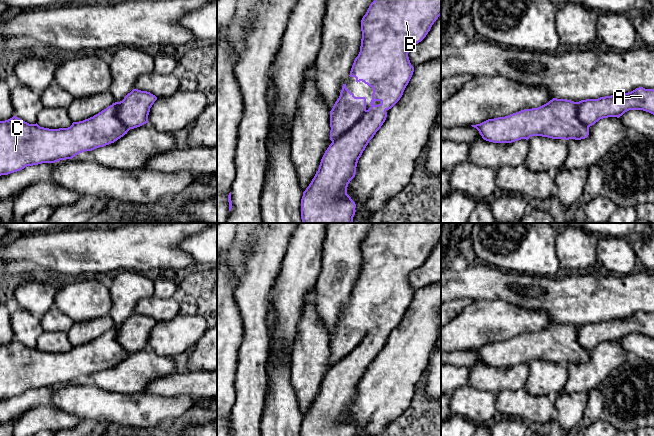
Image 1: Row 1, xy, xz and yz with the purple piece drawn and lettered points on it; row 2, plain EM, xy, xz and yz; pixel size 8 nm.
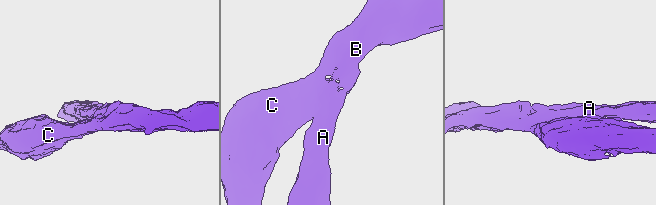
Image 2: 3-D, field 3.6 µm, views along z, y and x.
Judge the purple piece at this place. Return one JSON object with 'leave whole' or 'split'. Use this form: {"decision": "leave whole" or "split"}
{"decision": "leave whole"}

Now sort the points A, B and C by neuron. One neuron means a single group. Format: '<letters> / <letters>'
A B C

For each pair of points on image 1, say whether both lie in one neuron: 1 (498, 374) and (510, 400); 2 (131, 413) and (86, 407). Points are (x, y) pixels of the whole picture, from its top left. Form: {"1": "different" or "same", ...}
{"1": "different", "2": "same"}

